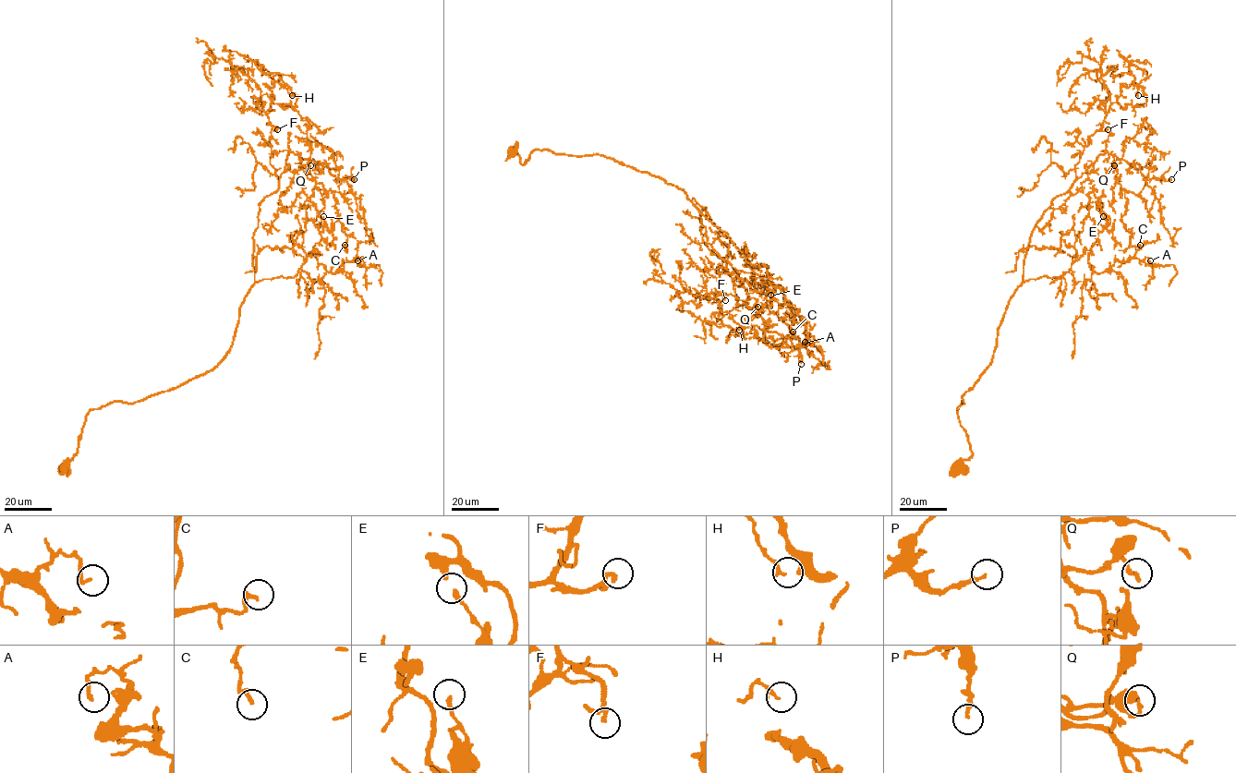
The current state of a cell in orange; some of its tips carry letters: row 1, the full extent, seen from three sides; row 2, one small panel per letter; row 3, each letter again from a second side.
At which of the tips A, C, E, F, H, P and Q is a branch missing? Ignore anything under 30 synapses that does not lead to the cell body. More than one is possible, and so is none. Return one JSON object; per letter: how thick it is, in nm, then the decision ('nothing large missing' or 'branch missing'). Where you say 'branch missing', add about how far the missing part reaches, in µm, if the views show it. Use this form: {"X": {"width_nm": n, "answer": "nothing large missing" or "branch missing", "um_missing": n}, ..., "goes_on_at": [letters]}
{"A": {"width_nm": 150, "answer": "nothing large missing"}, "C": {"width_nm": 200, "answer": "nothing large missing"}, "E": {"width_nm": 190, "answer": "nothing large missing"}, "F": {"width_nm": 140, "answer": "branch missing", "um_missing": 30}, "H": {"width_nm": 170, "answer": "nothing large missing"}, "P": {"width_nm": 180, "answer": "nothing large missing"}, "Q": {"width_nm": 170, "answer": "nothing large missing"}, "goes_on_at": ["F"]}

